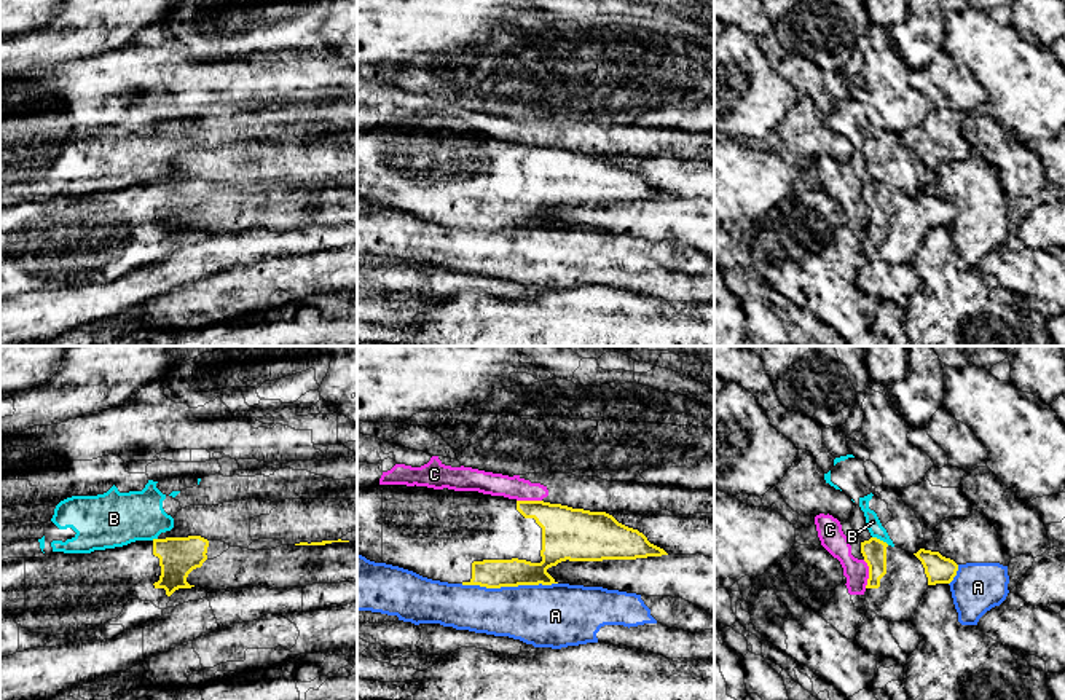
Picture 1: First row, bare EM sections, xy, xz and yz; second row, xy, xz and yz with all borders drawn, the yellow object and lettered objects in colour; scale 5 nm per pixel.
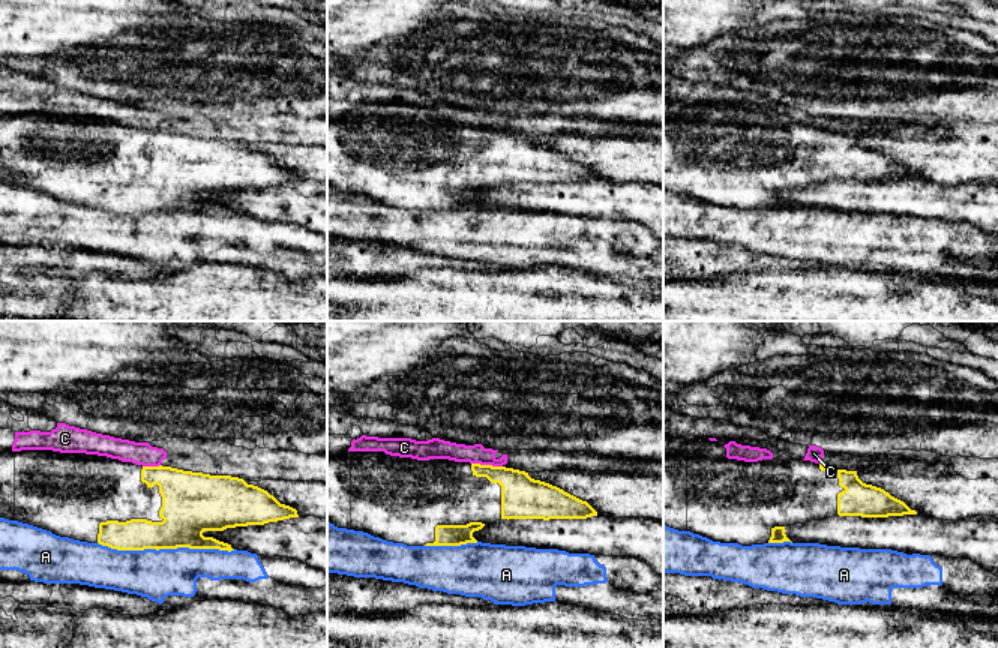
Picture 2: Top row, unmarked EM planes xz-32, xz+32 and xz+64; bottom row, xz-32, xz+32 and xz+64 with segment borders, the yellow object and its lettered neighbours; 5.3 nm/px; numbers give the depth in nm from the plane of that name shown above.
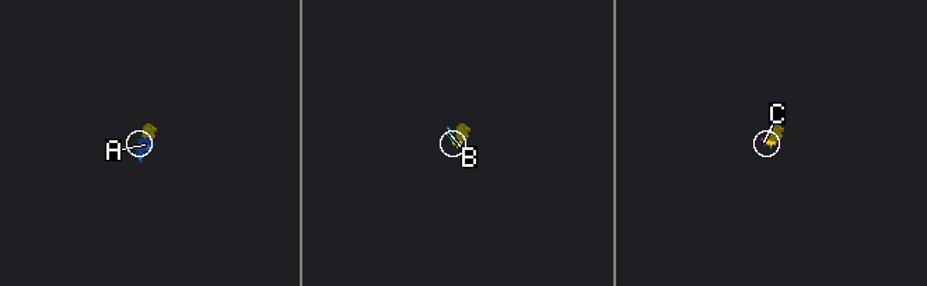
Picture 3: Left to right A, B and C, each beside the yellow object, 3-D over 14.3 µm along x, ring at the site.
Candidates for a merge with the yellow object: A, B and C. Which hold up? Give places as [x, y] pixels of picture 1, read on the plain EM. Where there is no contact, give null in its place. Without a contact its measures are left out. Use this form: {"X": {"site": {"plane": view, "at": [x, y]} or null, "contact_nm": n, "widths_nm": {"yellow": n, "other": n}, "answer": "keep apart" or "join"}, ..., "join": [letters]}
{"A": {"site": {"plane": "xz", "at": [509, 228]}, "contact_nm": 480, "widths_nm": {"yellow": 140, "other": 320}, "answer": "keep apart"}, "B": {"site": {"plane": "yz", "at": [879, 182]}, "contact_nm": 100, "widths_nm": {"yellow": 130, "other": 70}, "answer": "keep apart"}, "C": {"site": {"plane": "yz", "at": [869, 217]}, "contact_nm": 140, "widths_nm": {"yellow": 130, "other": 130}, "answer": "keep apart"}, "join": []}

